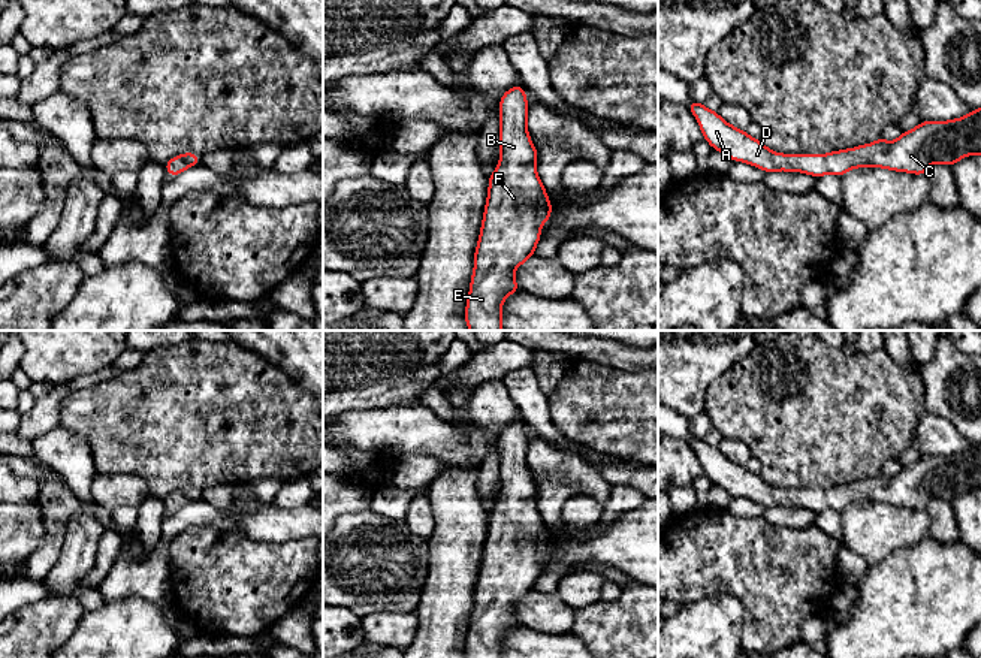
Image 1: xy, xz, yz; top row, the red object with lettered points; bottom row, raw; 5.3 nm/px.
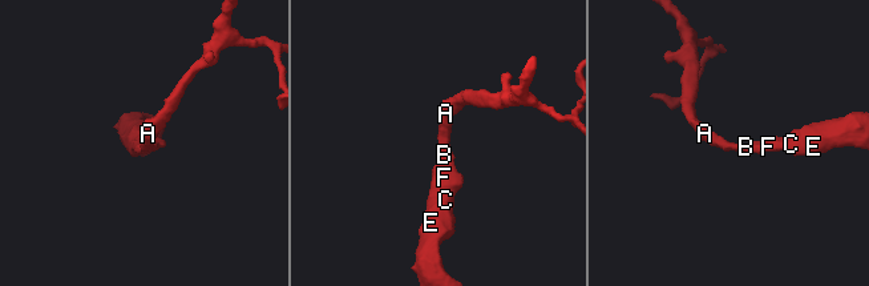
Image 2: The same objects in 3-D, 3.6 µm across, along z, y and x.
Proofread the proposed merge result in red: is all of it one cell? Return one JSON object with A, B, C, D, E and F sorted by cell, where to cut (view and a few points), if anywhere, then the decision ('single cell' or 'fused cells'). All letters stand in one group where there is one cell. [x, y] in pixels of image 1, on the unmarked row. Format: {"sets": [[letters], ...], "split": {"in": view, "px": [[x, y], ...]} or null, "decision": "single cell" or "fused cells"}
{"sets": [["A", "B", "C", "D", "E", "F"]], "split": null, "decision": "single cell"}

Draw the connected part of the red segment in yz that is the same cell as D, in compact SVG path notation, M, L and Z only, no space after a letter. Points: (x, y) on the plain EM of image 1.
M694 435L686 440L713 485L764 507L805 507L815 513L830 507L840 513L852 502L885 502L926 510L935 496L953 502L966 491L981 489L981 443L951 456L923 456L915 464L902 467L894 477L879 473L867 480L821 491L773 488L760 474L752 474L704 440Z

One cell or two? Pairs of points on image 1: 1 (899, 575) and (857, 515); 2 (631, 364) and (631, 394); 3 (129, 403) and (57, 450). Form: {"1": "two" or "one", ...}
{"1": "two", "2": "two", "3": "two"}

